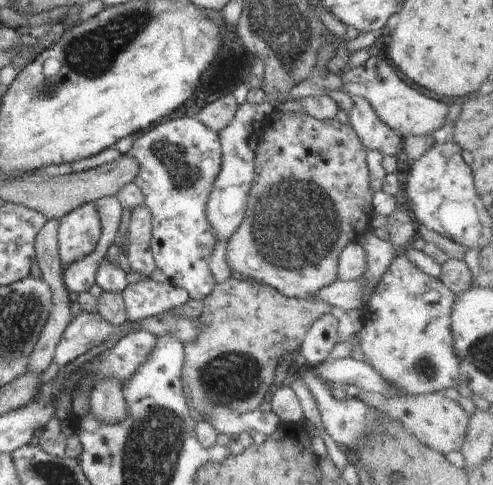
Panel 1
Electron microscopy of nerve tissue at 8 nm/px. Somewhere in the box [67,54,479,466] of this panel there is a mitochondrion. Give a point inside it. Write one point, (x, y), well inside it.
(296, 225)

